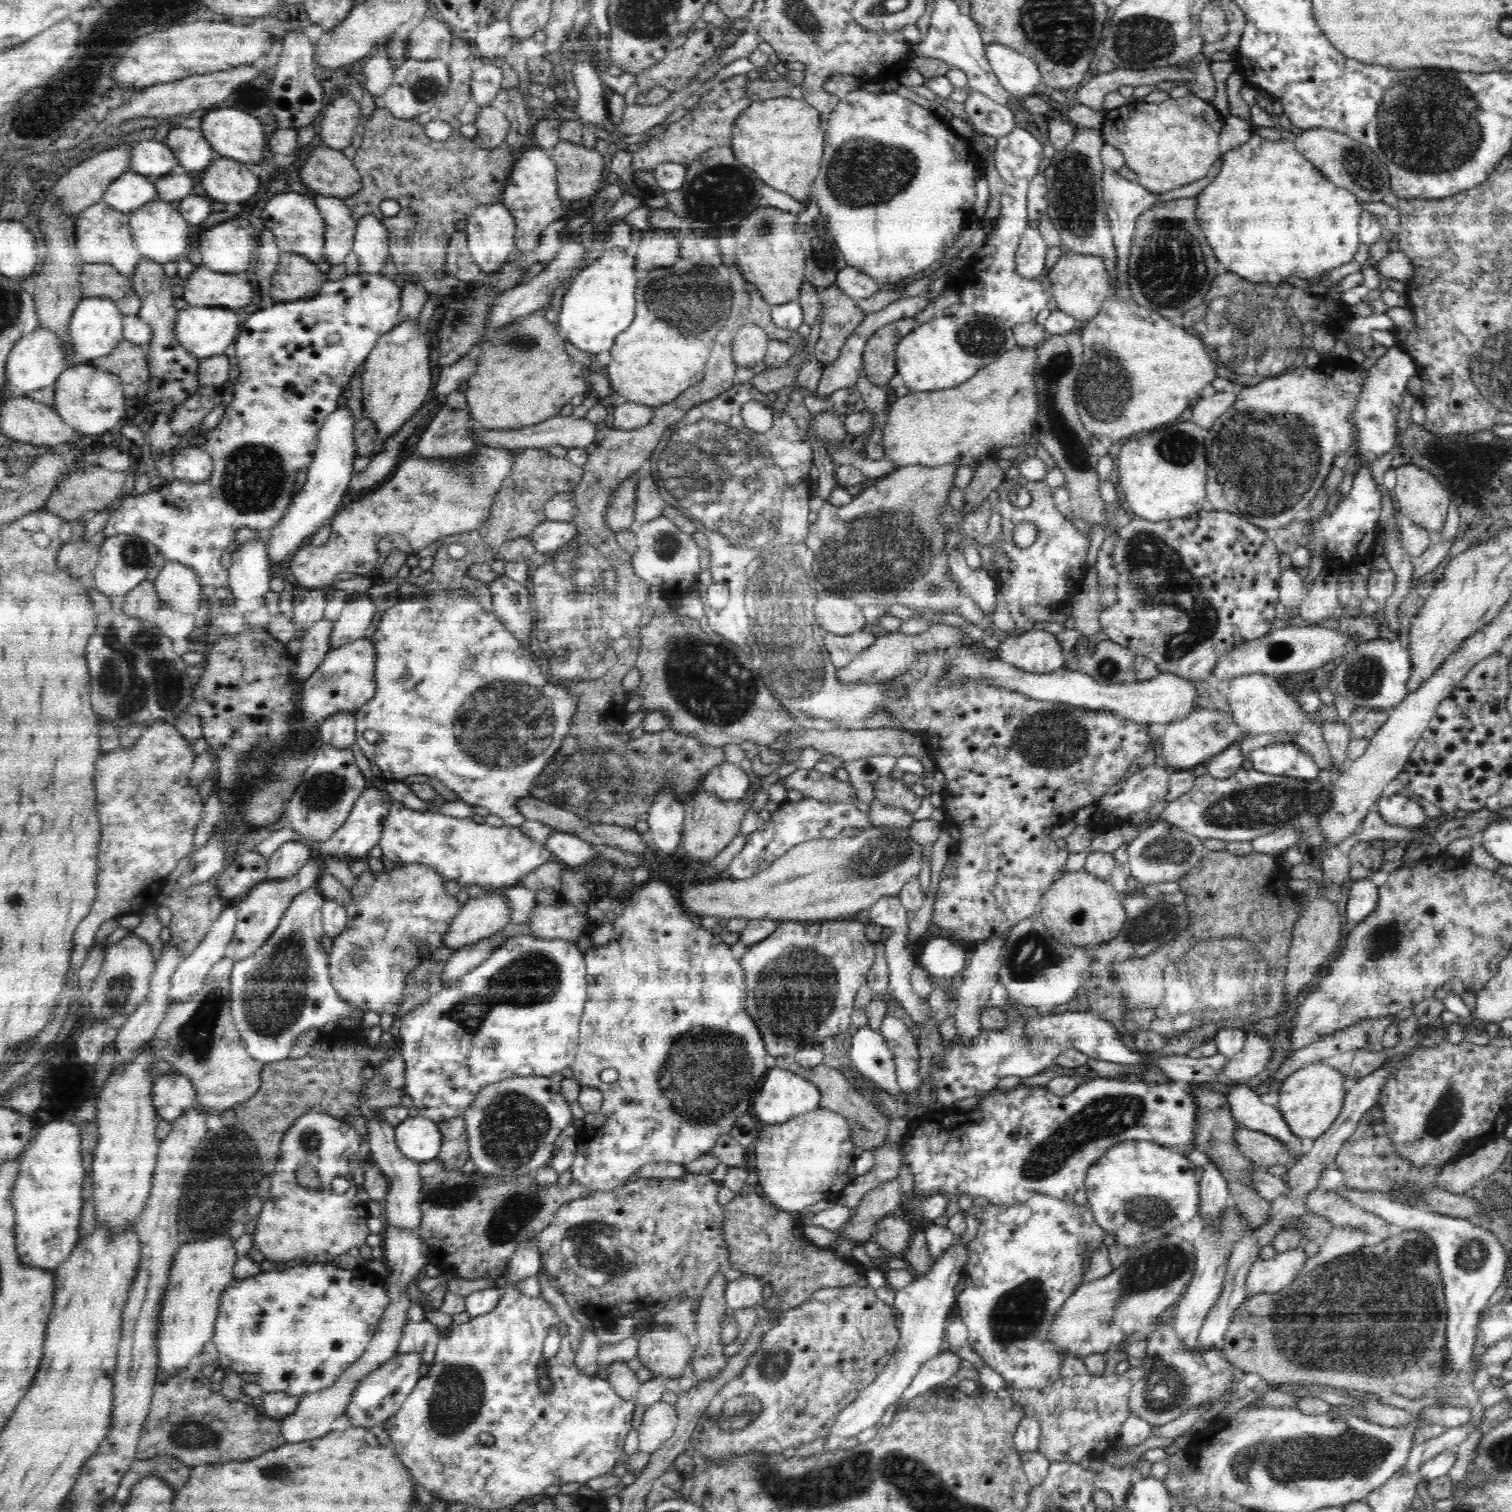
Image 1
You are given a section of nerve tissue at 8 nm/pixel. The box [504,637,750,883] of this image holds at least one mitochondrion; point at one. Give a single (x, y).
(603, 781)

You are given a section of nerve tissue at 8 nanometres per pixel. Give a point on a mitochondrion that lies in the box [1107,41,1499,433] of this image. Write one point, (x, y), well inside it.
(1421, 127)

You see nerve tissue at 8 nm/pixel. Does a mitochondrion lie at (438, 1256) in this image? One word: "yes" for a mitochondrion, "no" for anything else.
no

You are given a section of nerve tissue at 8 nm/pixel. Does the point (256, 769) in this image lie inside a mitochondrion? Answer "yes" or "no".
yes

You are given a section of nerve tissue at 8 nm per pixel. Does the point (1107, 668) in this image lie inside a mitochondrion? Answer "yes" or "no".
yes

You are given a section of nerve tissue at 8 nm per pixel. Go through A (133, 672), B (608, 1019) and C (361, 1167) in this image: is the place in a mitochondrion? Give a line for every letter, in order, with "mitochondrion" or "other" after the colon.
A: mitochondrion
B: other
C: other

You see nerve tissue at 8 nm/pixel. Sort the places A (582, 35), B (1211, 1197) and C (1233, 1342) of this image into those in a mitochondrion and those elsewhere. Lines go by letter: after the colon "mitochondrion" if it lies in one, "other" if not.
A: other
B: other
C: other

